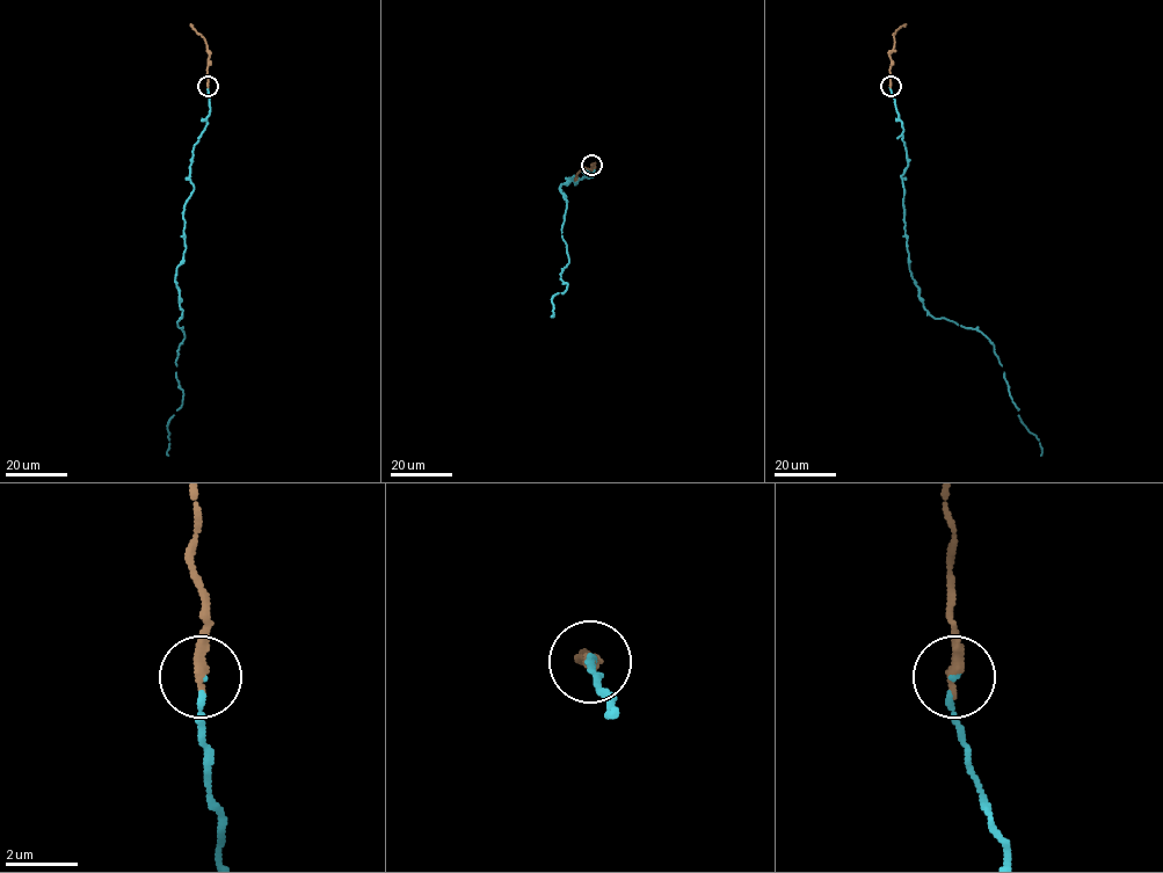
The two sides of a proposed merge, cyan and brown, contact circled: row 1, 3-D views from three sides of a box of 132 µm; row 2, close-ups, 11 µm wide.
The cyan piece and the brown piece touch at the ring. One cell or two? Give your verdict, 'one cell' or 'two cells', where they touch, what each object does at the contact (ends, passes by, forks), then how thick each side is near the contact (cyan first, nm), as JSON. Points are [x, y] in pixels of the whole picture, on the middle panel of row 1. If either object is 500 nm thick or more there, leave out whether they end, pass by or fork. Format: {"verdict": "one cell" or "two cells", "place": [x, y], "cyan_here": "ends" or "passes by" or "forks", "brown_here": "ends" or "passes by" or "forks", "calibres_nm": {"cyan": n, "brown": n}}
{"verdict": "one cell", "place": [591, 165], "cyan_here": "ends", "brown_here": "ends", "calibres_nm": {"cyan": 130, "brown": 320}}

